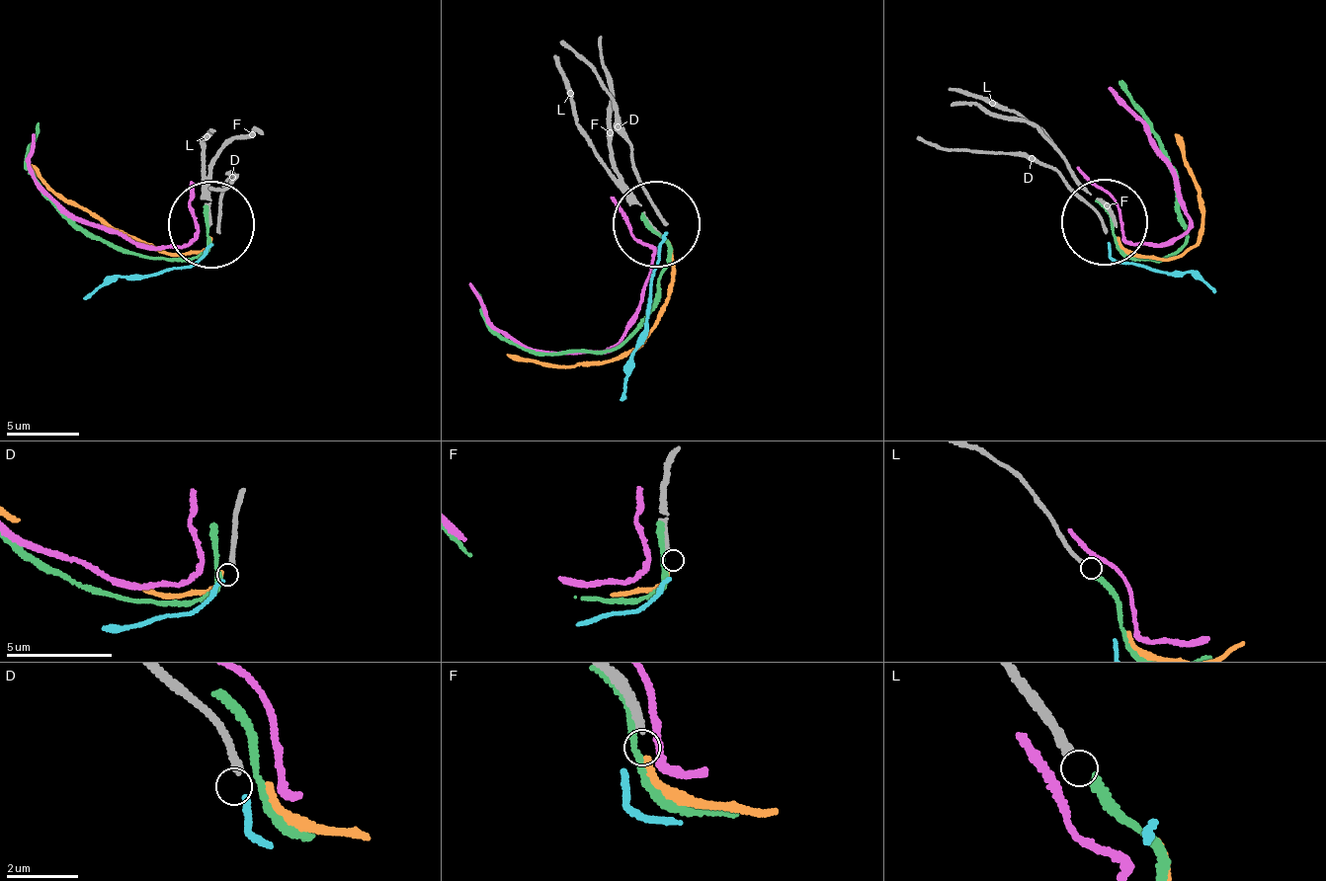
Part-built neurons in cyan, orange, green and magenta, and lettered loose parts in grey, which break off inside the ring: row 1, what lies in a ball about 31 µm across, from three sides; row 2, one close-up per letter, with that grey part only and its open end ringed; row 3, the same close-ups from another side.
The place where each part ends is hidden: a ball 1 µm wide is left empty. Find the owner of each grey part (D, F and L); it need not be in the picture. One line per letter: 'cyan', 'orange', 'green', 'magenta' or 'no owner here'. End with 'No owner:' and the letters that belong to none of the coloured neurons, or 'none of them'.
D: cyan
F: orange
L: no owner here
No owner: L

